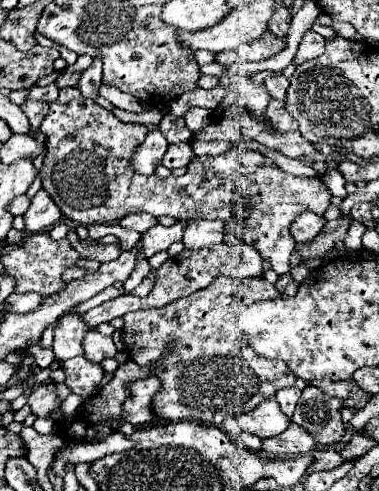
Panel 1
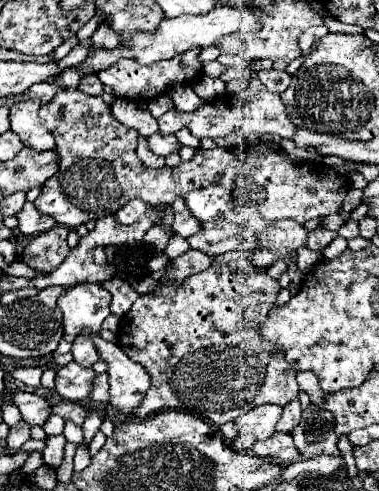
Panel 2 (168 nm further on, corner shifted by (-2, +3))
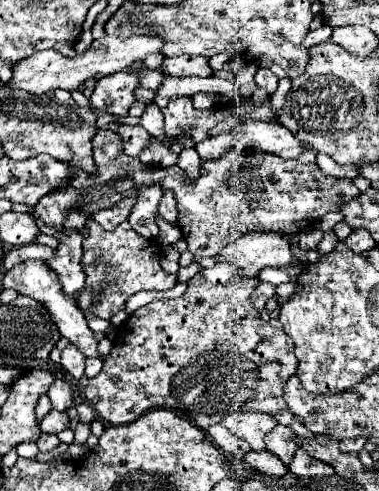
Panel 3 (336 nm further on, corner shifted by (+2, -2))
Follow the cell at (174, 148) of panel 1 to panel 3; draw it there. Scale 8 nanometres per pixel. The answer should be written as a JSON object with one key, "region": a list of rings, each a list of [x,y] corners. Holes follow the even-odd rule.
{"region":[[[121,125],[117,135],[121,137],[123,143],[123,153],[137,157],[139,151],[147,145],[149,141],[149,133],[141,127],[141,125]]]}

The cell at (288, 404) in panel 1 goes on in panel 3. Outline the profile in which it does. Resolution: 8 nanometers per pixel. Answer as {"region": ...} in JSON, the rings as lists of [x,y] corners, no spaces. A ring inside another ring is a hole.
{"region":[[[277,425],[267,437],[265,437],[265,447],[267,451],[271,451],[273,455],[277,455],[285,465],[289,465],[289,461],[293,459],[293,453],[297,451],[297,445],[293,441],[295,433],[289,427]]]}

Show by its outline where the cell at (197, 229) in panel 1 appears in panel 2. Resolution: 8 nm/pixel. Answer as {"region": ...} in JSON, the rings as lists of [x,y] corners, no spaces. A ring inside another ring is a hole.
{"region":[[[177,198],[171,208],[175,210],[175,220],[173,220],[173,226],[171,226],[175,234],[189,238],[189,236],[193,236],[193,234],[197,234],[201,230],[199,220],[195,216],[191,216],[191,212],[187,210],[183,198]]]}

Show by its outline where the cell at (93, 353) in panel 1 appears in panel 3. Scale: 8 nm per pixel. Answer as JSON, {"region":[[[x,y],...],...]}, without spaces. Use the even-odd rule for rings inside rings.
{"region":[[[67,345],[61,351],[61,365],[75,377],[81,379],[85,373],[85,355],[75,347],[75,345]]]}

